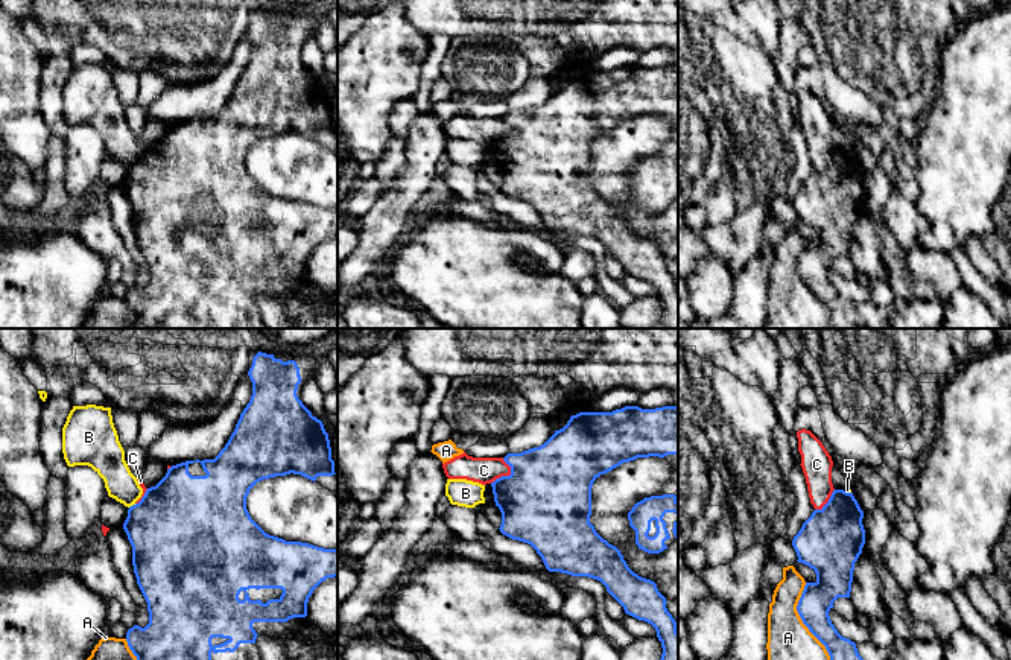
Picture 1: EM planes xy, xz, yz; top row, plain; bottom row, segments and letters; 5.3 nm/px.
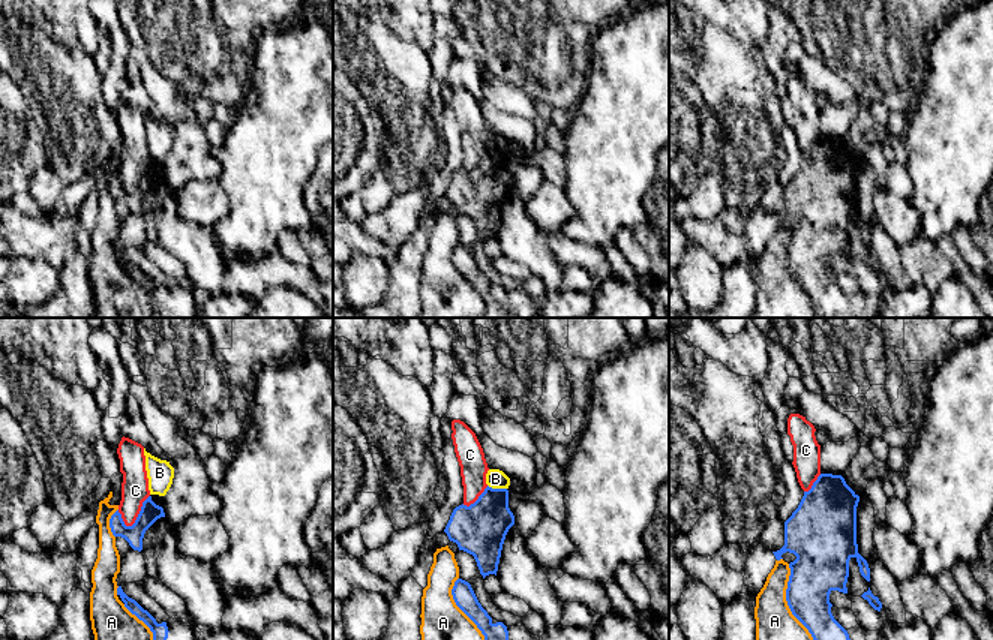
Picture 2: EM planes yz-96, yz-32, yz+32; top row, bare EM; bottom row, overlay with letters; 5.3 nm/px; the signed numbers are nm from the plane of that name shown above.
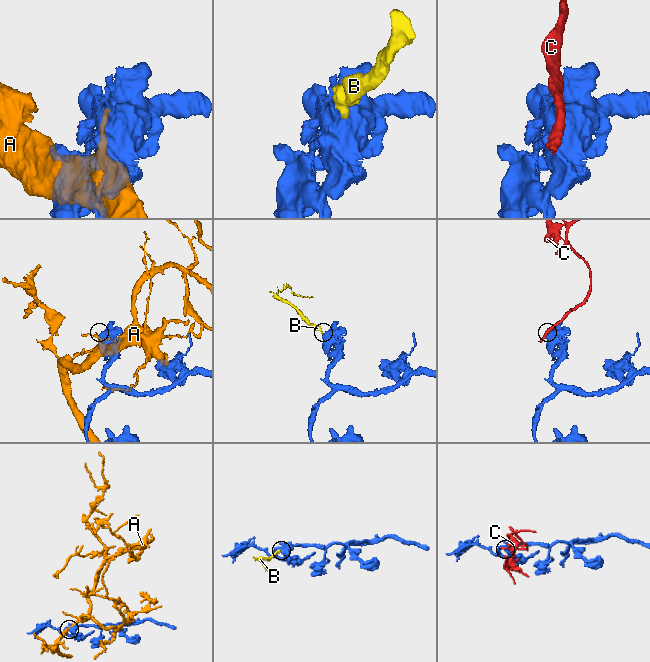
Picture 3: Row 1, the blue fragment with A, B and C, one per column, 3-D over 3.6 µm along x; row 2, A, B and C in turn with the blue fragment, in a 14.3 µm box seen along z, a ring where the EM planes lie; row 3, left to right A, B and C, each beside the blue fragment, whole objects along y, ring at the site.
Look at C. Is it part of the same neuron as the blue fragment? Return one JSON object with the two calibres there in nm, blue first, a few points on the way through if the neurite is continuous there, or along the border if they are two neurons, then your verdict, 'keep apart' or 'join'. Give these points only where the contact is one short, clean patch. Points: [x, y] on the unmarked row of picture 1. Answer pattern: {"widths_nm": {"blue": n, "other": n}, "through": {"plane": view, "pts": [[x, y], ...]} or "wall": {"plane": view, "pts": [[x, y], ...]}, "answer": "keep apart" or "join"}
{"widths_nm": {"blue": 480, "other": 140}, "answer": "keep apart"}

